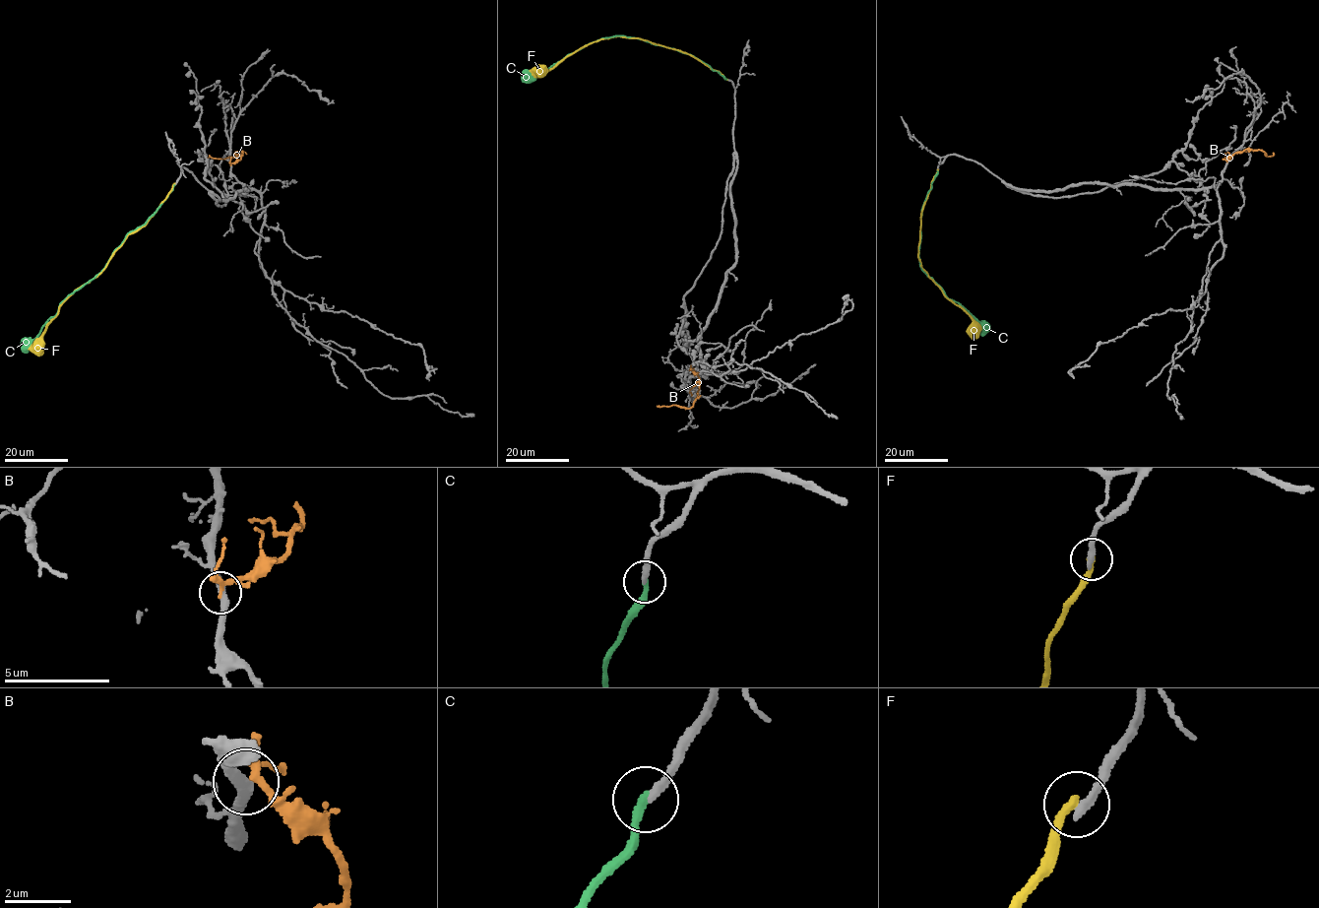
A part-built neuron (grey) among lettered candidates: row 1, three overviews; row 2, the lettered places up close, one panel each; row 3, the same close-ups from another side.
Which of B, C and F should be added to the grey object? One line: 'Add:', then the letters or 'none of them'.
Add: C

